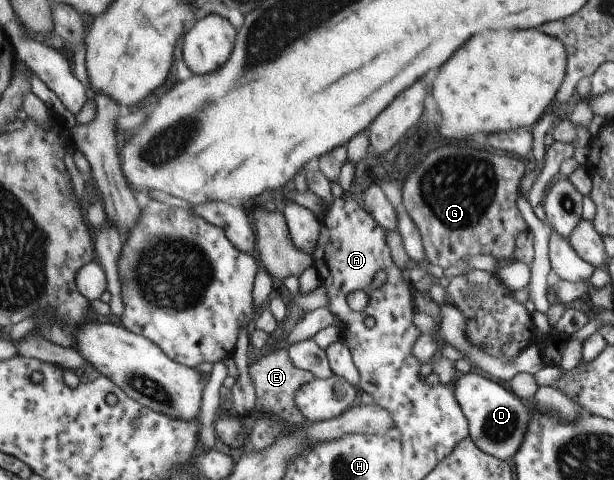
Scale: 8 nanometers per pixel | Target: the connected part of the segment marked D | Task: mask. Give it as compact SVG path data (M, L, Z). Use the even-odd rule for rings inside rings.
M460 373L454 381L454 397L468 421L468 437L474 445L484 451L504 461L516 455L520 449L524 435L528 431L530 423L530 408L527 402L520 399L516 394L496 381L490 381L478 373Z

